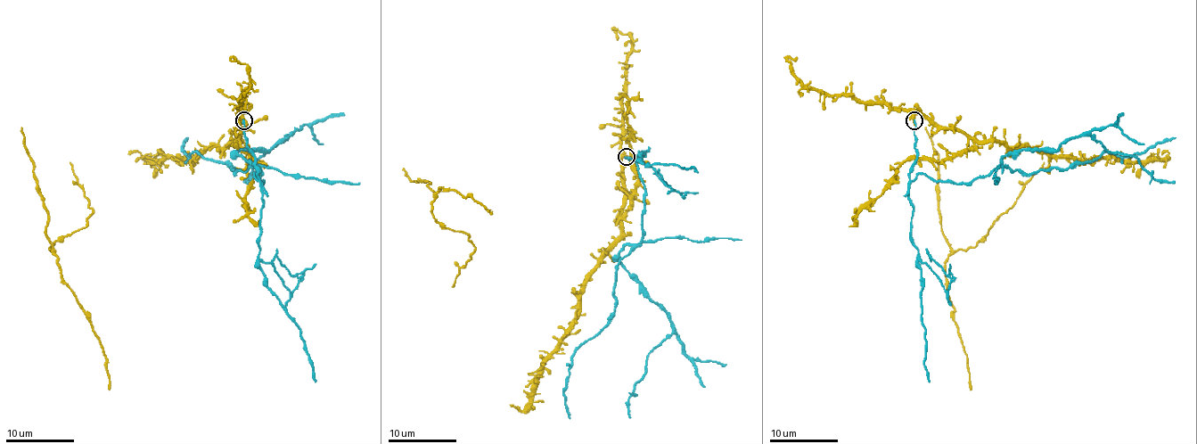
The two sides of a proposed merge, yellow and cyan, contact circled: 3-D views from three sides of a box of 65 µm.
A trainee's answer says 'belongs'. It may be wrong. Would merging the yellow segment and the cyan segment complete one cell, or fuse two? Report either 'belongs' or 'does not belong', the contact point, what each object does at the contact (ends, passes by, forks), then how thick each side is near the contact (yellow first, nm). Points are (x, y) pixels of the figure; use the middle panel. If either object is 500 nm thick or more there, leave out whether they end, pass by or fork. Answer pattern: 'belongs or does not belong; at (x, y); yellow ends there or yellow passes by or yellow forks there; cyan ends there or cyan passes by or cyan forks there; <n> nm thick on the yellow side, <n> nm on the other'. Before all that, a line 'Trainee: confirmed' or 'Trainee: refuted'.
Trainee: refuted
does not belong; at (626, 157); yellow ends there; cyan ends there; 400 nm thick on the yellow side, 180 nm on the other

